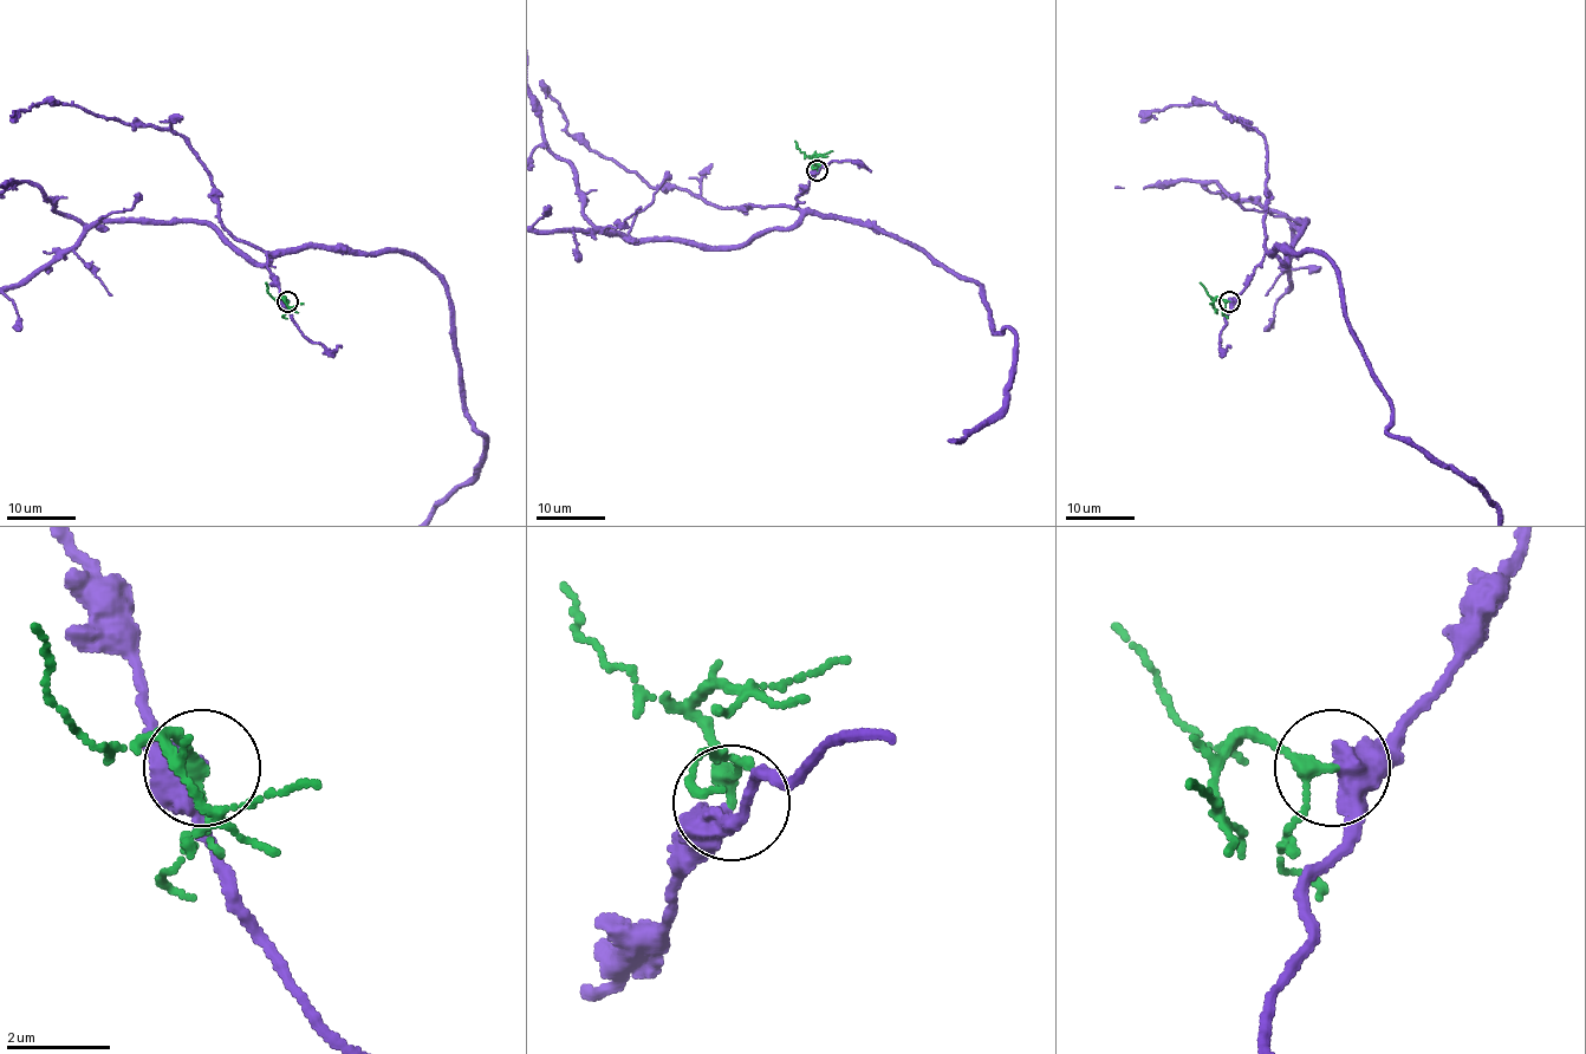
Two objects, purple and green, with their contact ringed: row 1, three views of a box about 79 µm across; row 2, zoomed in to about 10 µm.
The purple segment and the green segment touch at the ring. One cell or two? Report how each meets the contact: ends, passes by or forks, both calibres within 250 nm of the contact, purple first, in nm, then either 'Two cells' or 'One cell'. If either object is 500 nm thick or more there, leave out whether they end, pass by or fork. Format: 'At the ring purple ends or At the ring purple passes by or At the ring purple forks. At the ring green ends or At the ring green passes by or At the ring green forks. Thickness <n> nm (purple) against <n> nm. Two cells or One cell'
At the ring purple passes by. At the ring green passes by. Thickness 440 nm (purple) against 220 nm. Two cells

